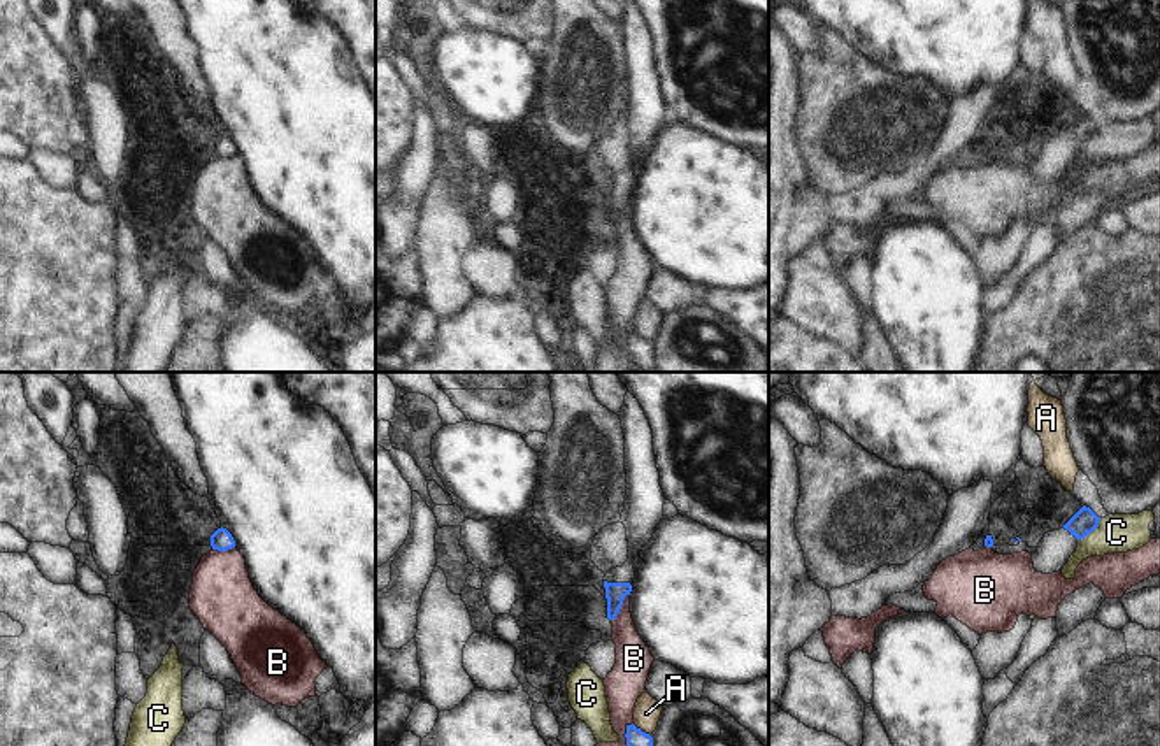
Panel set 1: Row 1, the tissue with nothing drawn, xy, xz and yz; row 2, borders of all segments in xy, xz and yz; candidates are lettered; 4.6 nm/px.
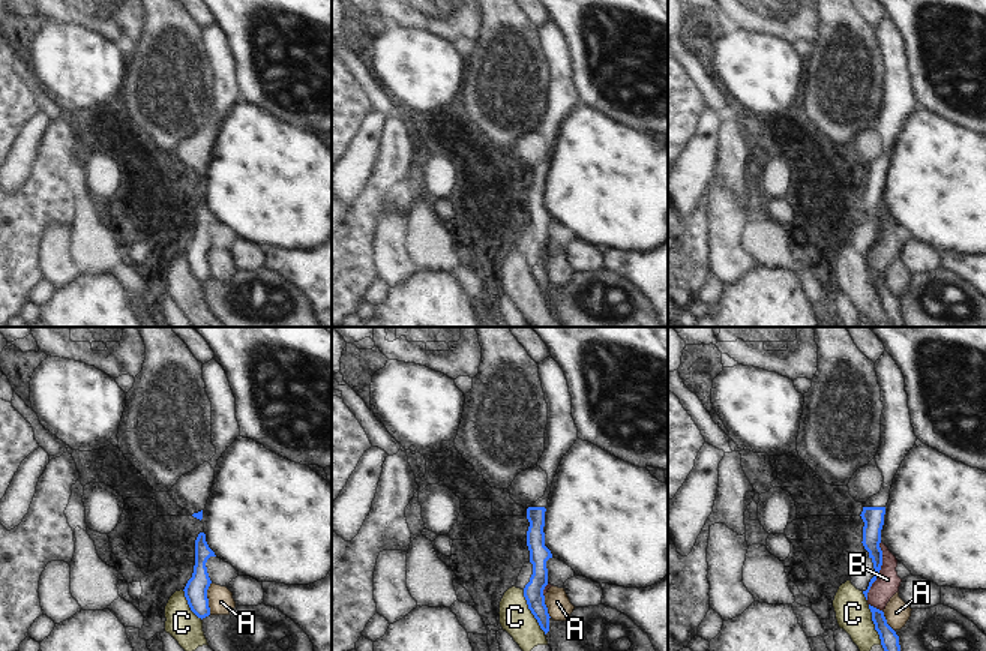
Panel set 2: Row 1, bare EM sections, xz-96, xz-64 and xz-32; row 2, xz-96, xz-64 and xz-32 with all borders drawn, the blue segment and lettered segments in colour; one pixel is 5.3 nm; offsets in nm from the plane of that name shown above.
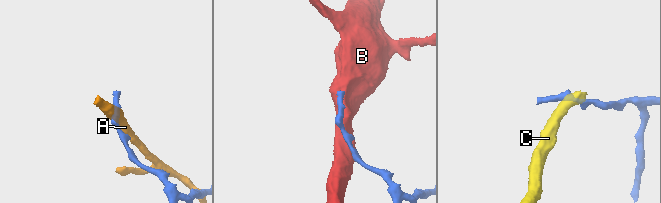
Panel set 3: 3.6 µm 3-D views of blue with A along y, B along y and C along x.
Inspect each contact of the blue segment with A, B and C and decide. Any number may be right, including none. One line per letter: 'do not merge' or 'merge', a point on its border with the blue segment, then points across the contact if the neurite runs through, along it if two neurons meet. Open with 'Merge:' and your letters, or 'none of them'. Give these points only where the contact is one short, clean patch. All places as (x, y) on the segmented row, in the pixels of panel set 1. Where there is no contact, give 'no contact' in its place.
Merge: none of them
A: do not merge | xz (639, 729)
B: do not merge | xz (620, 608)
C: do not merge | yz (1090, 532) | along yz (1101, 518), (1078, 541)

